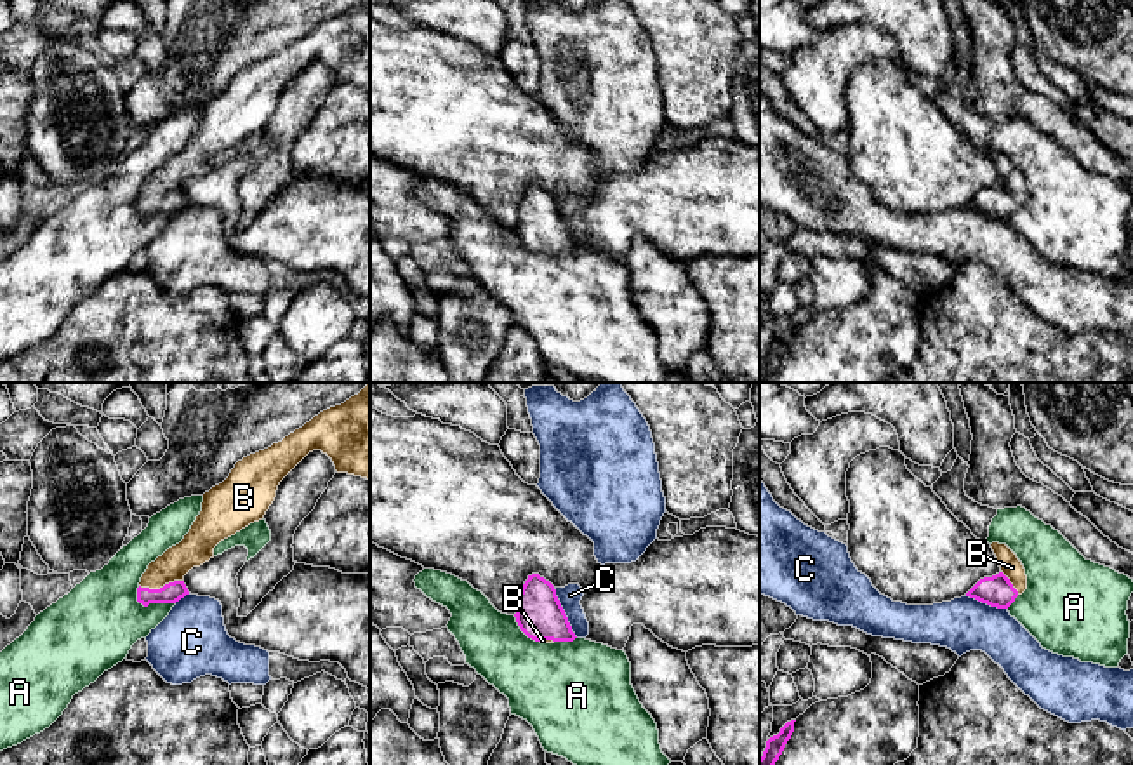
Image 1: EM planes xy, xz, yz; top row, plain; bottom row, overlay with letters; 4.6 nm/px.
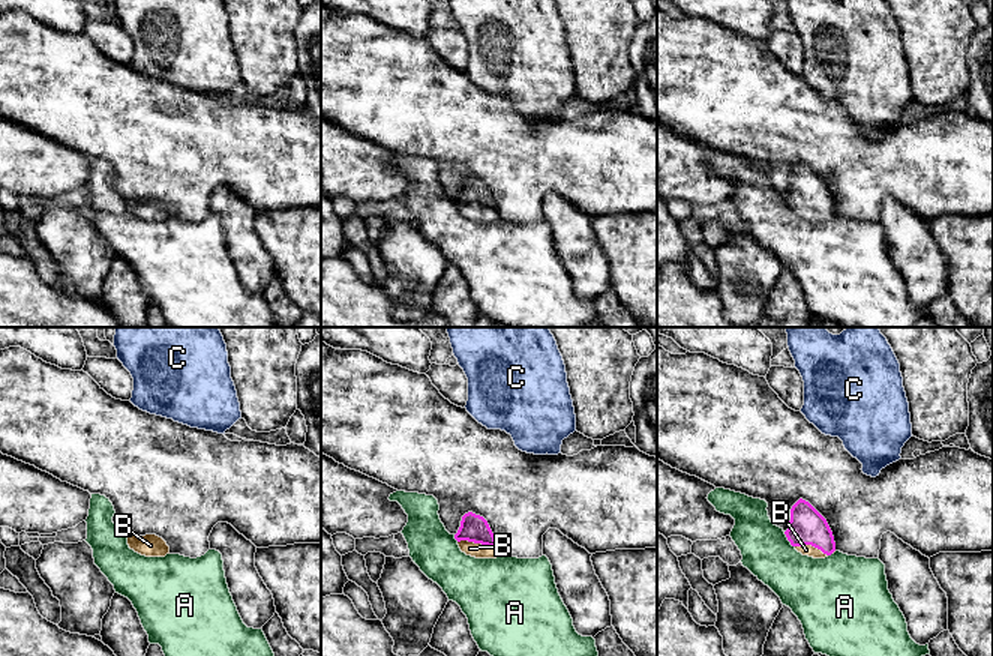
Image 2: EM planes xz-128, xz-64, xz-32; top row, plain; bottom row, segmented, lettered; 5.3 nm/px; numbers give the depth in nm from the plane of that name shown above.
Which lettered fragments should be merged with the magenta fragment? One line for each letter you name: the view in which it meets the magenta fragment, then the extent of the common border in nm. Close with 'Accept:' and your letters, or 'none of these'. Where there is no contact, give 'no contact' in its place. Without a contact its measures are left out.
B: xy | 220 nm
Accept: B

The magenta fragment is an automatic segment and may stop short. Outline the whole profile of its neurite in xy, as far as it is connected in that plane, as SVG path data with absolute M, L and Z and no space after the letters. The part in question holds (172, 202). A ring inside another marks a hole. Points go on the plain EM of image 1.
M361 0L344 14L320 23L282 52L238 71L222 94L203 104L202 122L184 150L148 176L137 198L137 212L144 217L176 214L189 205L184 186L214 169L214 158L221 151L262 130L276 108L280 92L313 61L327 64L337 83L370 90L370 0Z

